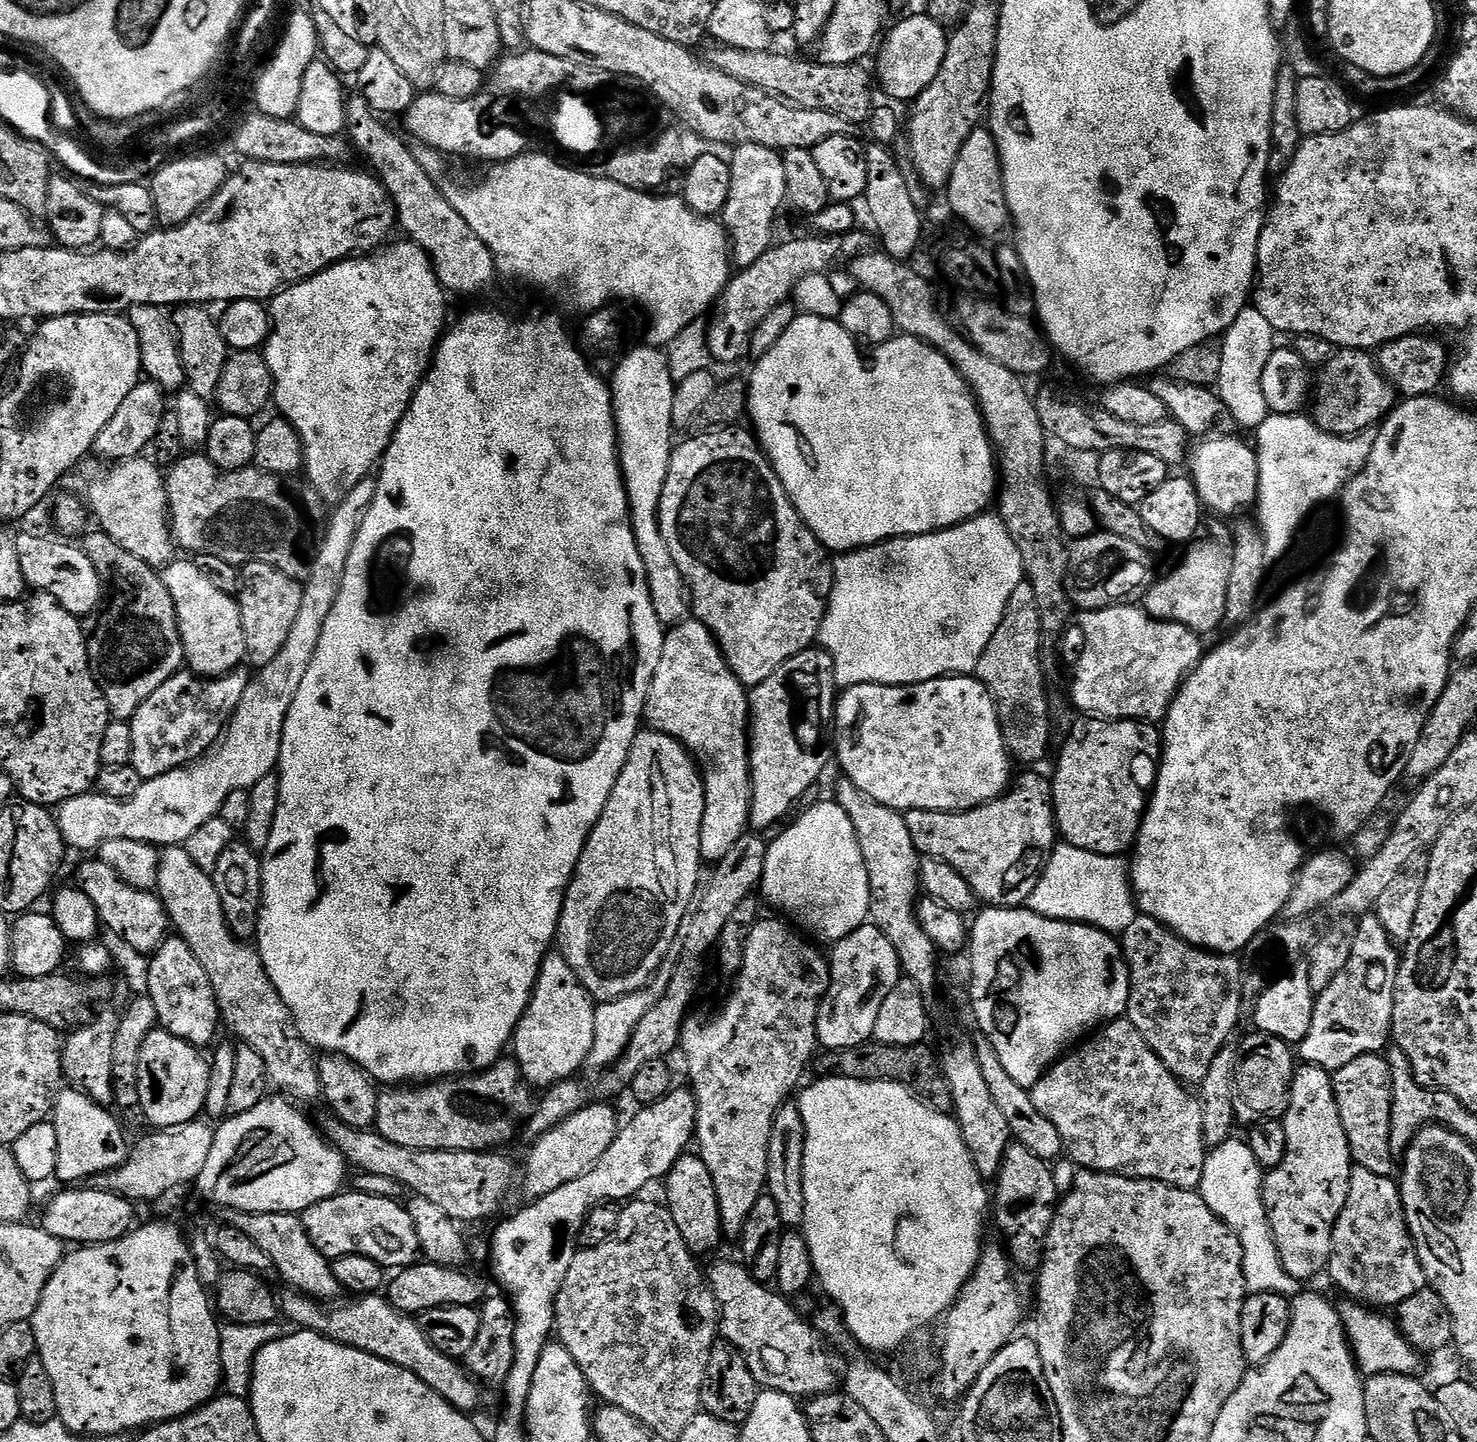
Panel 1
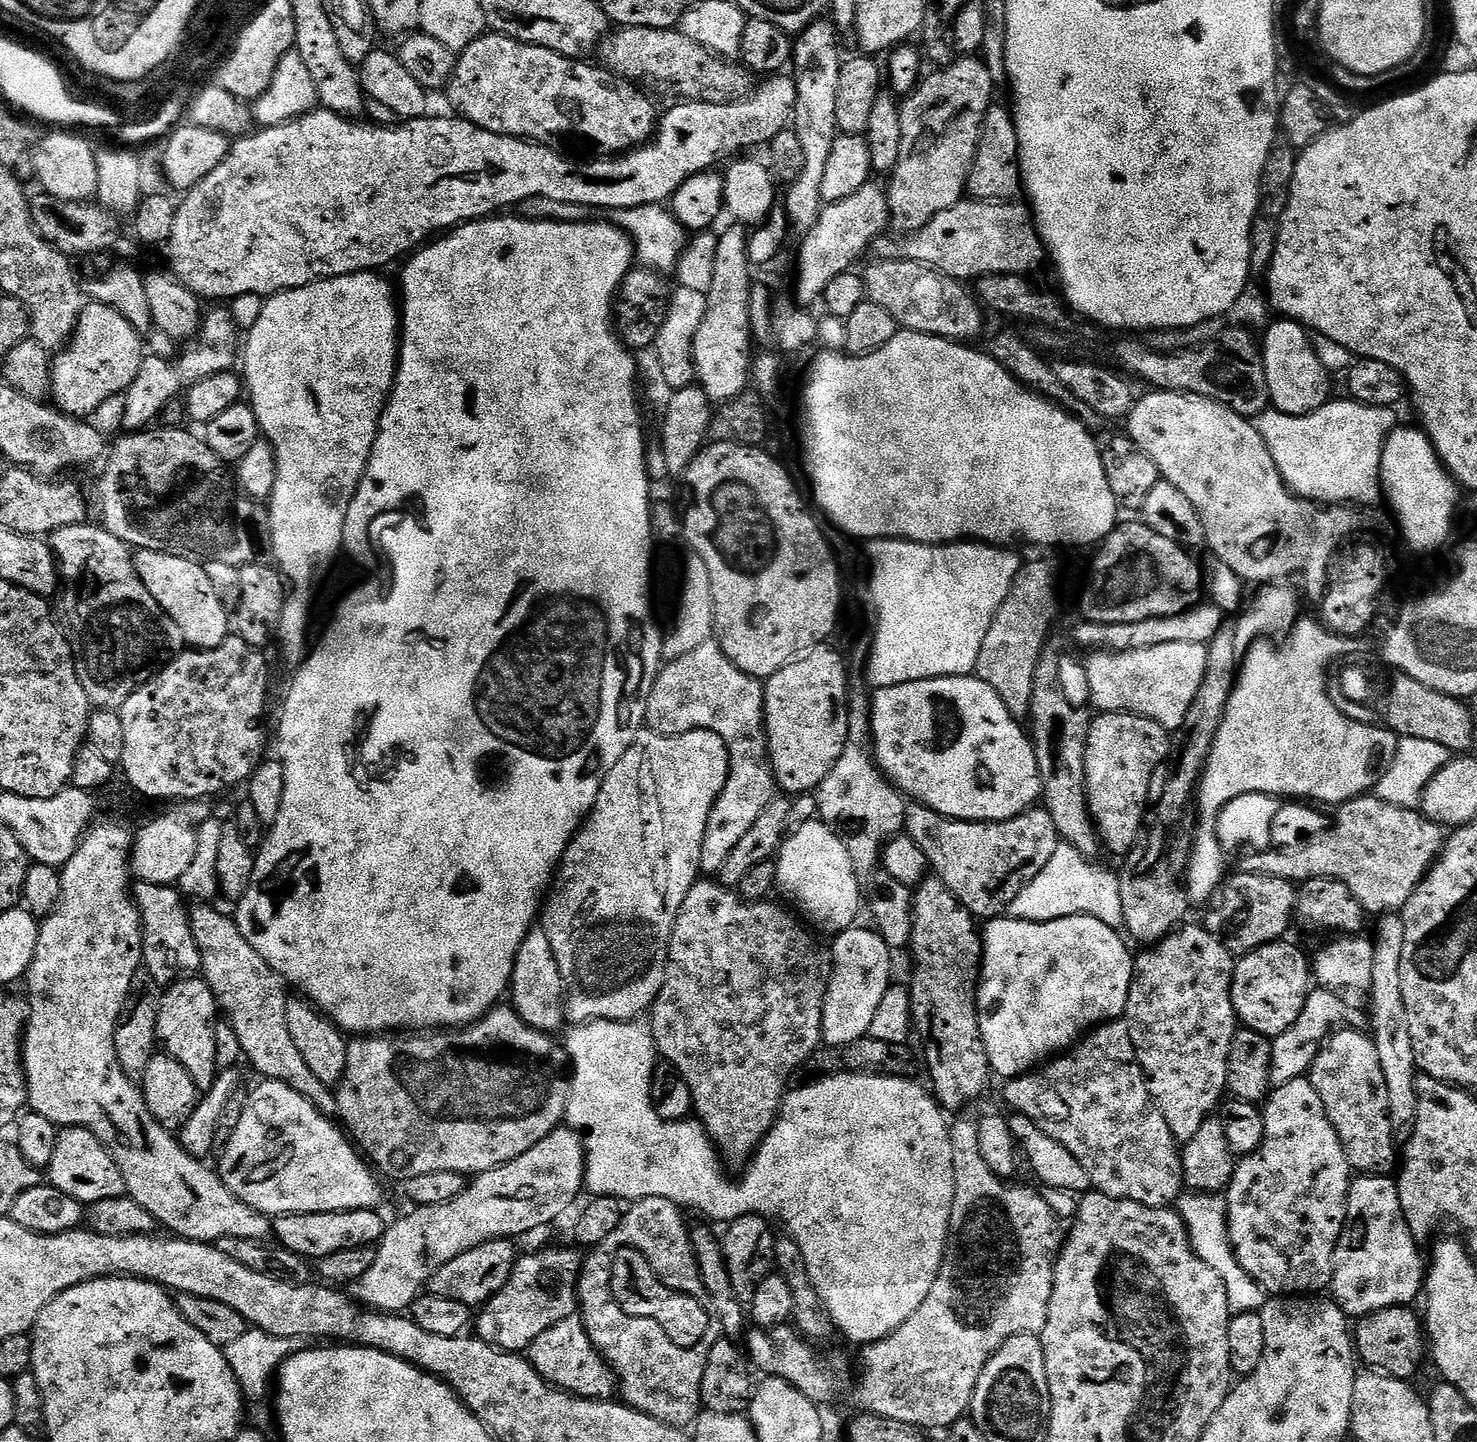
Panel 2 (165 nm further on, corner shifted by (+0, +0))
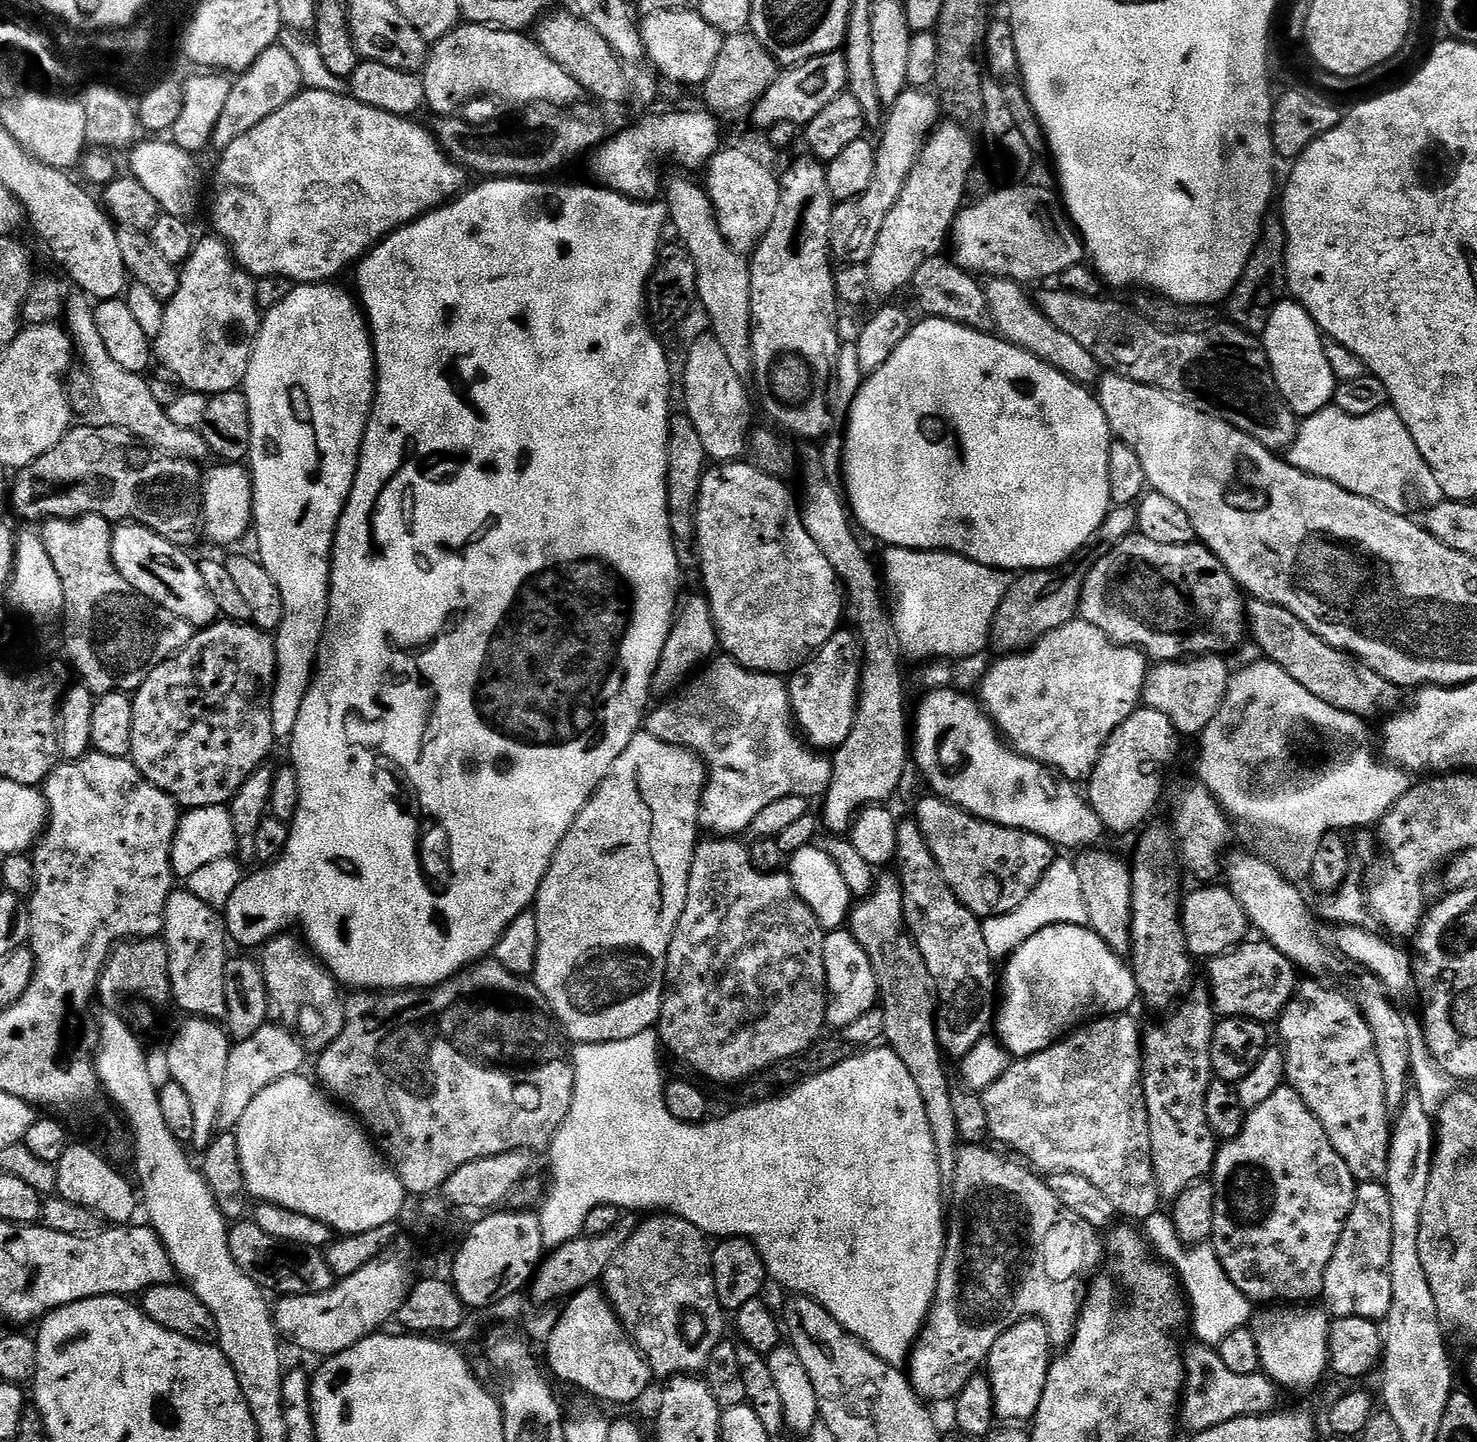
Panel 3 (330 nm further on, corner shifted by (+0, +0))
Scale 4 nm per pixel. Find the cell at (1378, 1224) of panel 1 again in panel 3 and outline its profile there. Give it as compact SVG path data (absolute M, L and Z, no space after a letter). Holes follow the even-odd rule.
M1361 1183L1356 1189L1346 1226L1338 1238L1334 1258L1326 1266L1323 1307L1332 1318L1366 1318L1383 1321L1392 1301L1390 1246L1393 1224L1390 1222L1390 1194L1383 1183Z

